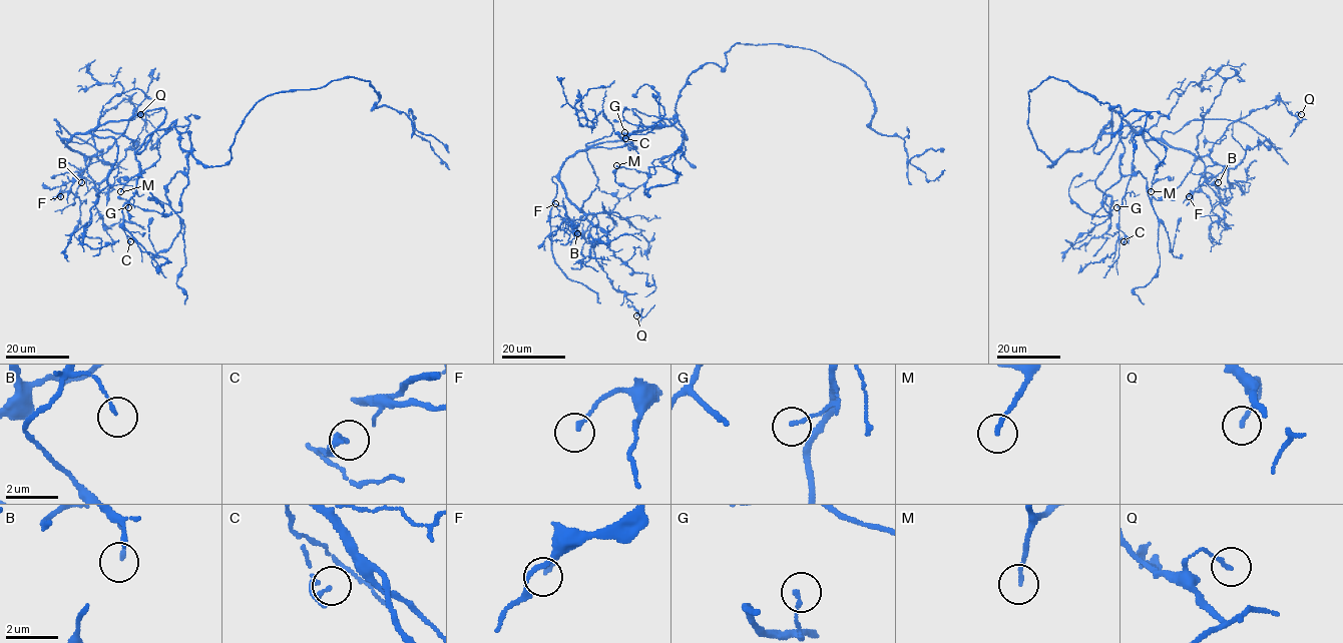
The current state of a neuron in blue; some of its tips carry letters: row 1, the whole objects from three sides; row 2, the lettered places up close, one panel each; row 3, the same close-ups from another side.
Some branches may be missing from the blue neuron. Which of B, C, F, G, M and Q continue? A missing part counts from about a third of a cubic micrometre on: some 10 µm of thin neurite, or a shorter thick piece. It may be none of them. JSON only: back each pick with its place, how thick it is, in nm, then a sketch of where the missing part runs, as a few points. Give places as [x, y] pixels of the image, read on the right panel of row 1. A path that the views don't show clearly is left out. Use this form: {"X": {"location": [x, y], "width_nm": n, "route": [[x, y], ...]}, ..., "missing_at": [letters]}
{"M": {"location": [1151, 191], "width_nm": 150}, "missing_at": ["M"]}

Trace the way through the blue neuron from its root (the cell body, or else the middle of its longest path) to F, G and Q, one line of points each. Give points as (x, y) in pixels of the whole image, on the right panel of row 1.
F: (1099, 137), (1110, 122), (1095, 153), (1110, 141), (1113, 108), (1145, 139), (1194, 153), (1206, 180), (1189, 196)
G: (1099, 137), (1110, 122), (1100, 130), (1095, 153), (1110, 141), (1113, 108), (1133, 130), (1132, 176), (1116, 207)
Q: (1099, 137), (1110, 122), (1095, 153), (1113, 108), (1145, 139), (1206, 156), (1276, 99), (1301, 114)

